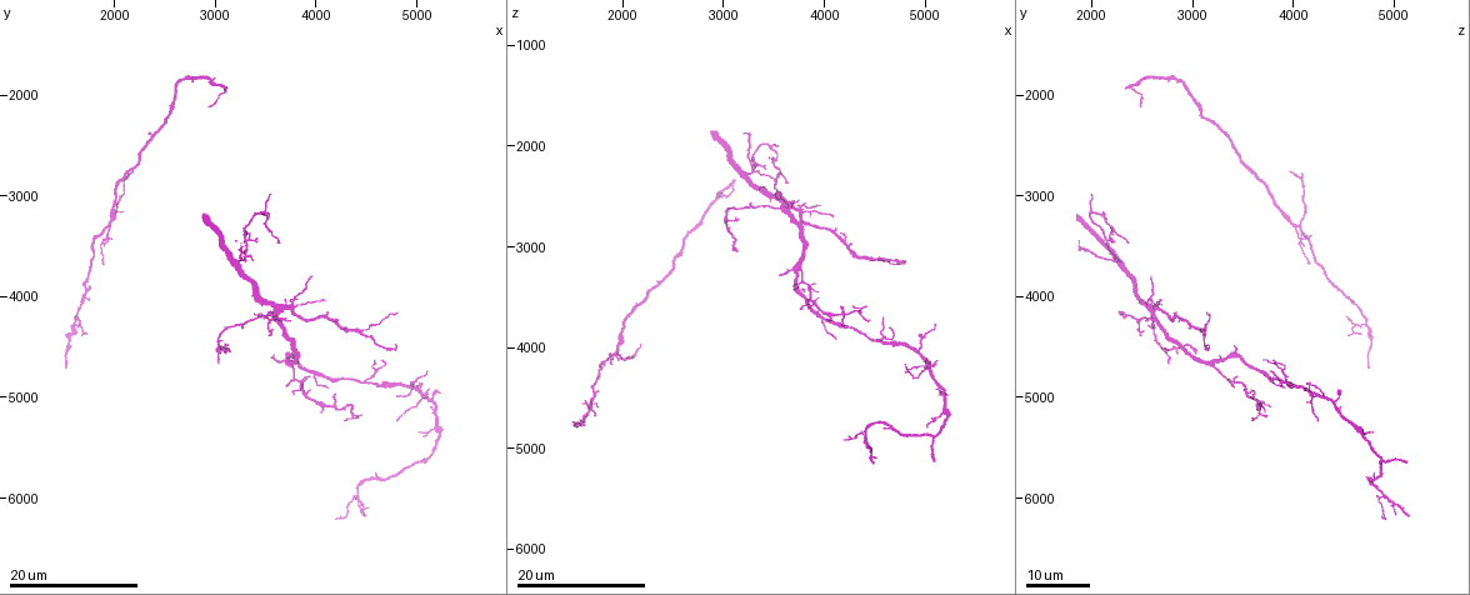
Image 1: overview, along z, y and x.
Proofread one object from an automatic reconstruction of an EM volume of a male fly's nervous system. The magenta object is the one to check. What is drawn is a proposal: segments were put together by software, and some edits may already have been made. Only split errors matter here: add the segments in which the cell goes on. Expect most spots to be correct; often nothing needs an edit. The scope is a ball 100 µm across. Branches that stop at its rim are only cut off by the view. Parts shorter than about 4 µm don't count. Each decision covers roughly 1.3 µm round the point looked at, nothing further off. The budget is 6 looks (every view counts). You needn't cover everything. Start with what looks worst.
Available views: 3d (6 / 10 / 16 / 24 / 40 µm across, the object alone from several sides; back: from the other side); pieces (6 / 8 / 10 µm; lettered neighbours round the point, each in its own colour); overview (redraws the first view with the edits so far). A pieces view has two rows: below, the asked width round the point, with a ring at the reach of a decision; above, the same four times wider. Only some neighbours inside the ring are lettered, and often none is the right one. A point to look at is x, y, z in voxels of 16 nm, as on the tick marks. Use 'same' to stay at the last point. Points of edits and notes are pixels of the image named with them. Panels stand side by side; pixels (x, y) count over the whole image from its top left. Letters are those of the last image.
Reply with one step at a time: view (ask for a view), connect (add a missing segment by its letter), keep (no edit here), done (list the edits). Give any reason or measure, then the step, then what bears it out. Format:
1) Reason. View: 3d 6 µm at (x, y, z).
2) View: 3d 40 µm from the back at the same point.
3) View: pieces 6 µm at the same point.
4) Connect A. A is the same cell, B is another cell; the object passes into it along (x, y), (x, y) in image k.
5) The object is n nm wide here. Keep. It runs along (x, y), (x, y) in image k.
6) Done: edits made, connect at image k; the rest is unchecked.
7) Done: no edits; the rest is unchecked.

Thin end. View: 3d 16 µm at (1620, 4220, 4520).

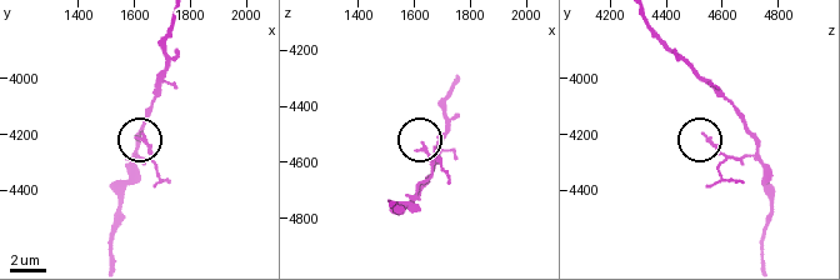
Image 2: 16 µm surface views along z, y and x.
Zoom in. View: 3d 6 µm at (1630, 4200, 4530).

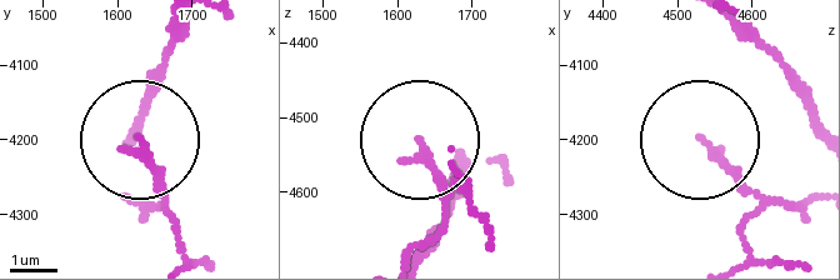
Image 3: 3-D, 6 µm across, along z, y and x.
See the neighbours. View: pieces 10 µm at (1635, 4205, 4530).

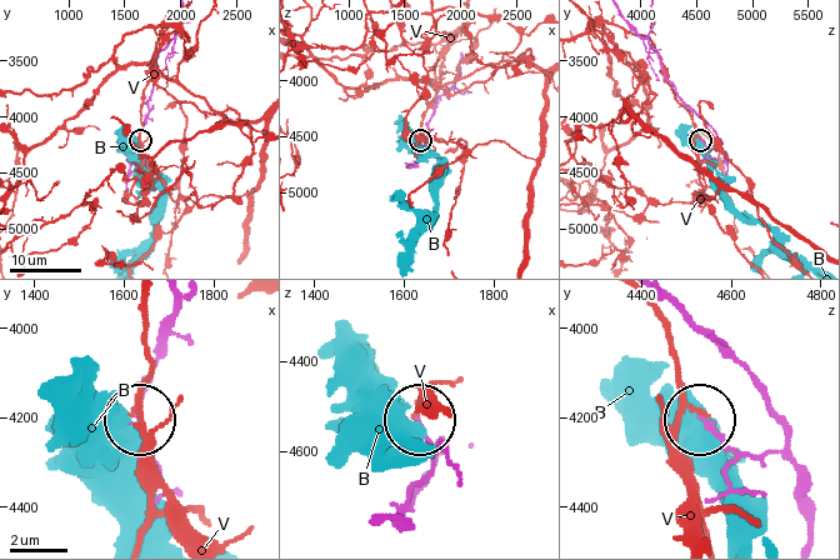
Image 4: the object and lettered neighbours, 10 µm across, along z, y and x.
Keep. B and V are other cells; no lettered segment goes on from it.

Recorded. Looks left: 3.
View: 3d 24 µm at (3580, 4580, 3260).

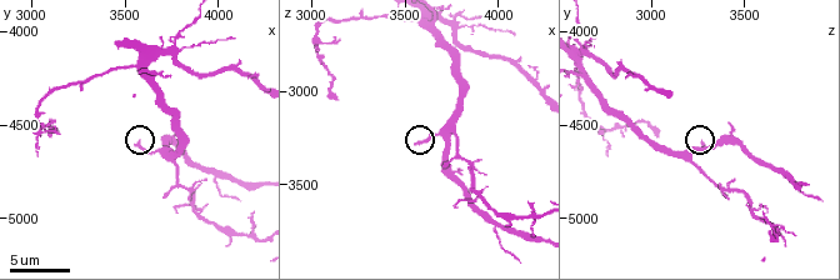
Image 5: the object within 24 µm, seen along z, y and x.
What lies round it. View: pieces 6 µm at (3580, 4600, 3280).

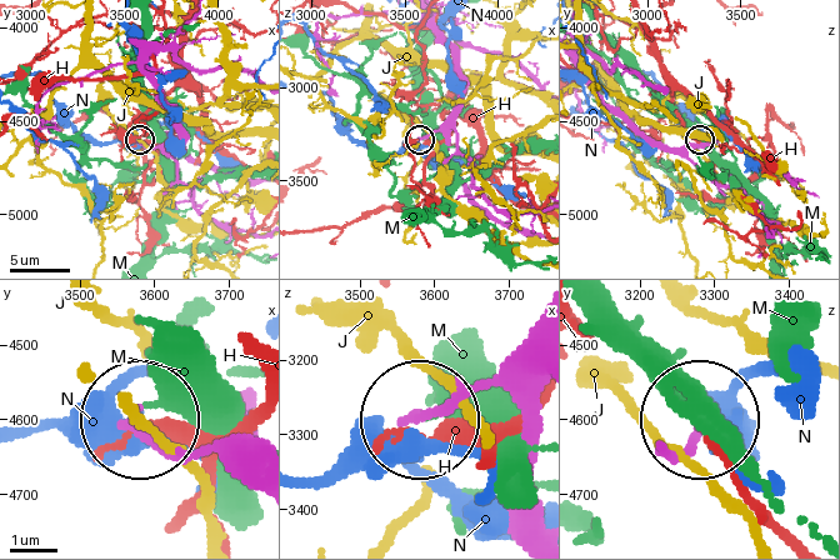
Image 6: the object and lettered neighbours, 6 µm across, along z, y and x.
Keep. H, J, M and N are other cells; no lettered segment goes on from it.

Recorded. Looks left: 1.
View: pieces 10 µm at (3120, 4540, 3020).

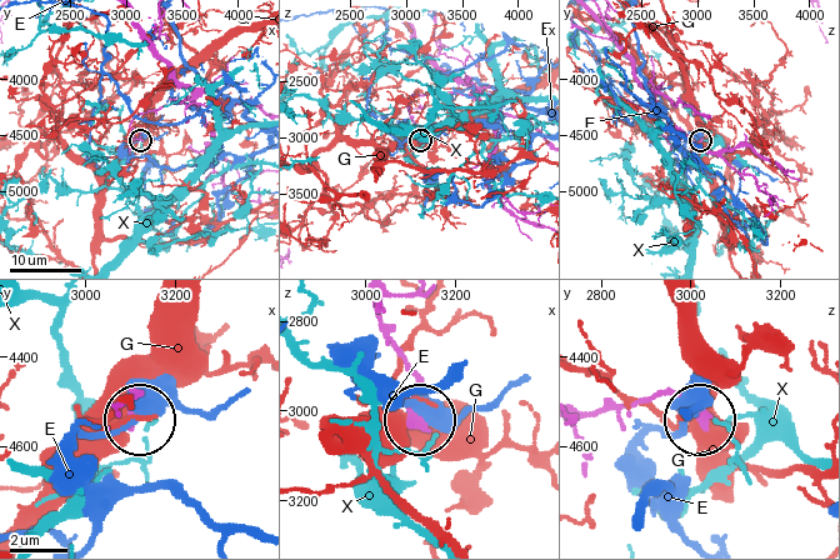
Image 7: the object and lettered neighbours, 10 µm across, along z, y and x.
Keep. E, G and X are other cells; no lettered segment goes on from it.

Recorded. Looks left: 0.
Done: no edits; the rest is unchecked.

